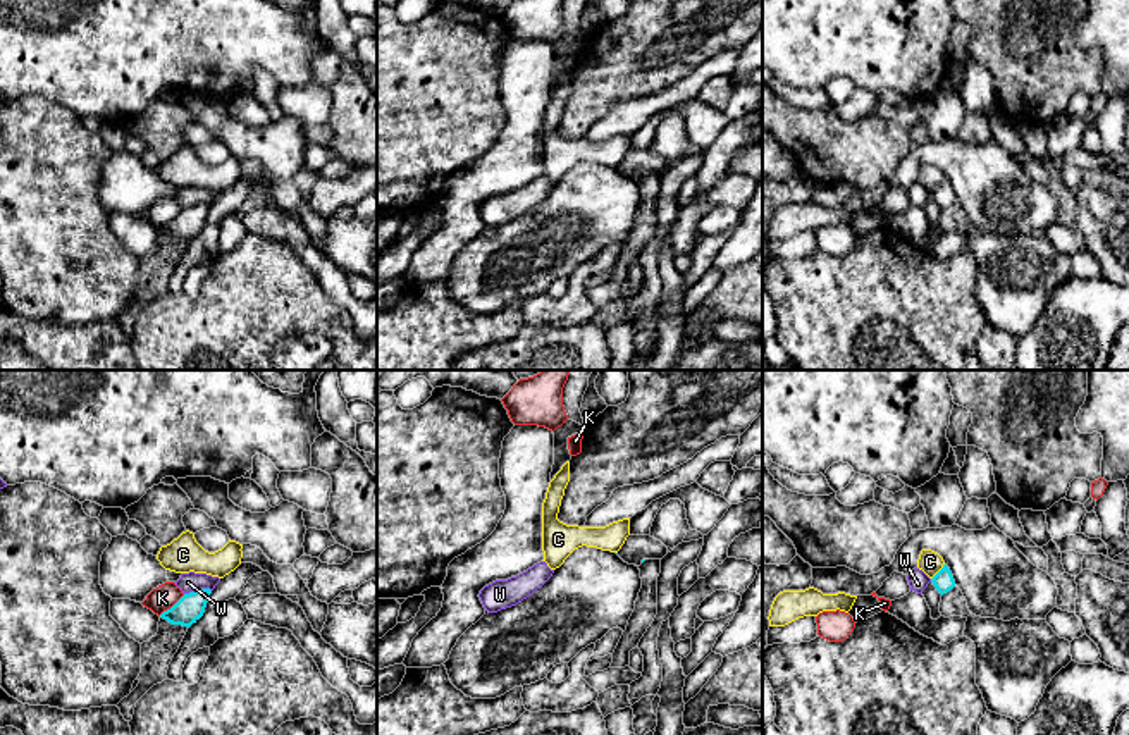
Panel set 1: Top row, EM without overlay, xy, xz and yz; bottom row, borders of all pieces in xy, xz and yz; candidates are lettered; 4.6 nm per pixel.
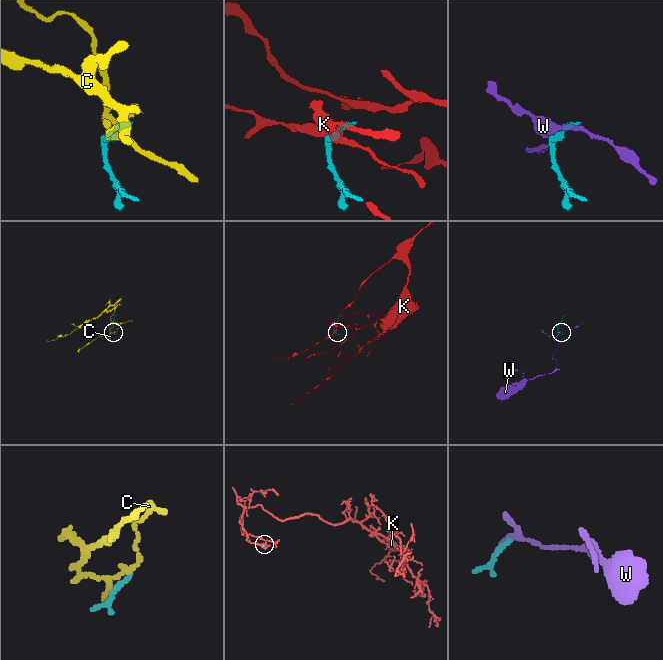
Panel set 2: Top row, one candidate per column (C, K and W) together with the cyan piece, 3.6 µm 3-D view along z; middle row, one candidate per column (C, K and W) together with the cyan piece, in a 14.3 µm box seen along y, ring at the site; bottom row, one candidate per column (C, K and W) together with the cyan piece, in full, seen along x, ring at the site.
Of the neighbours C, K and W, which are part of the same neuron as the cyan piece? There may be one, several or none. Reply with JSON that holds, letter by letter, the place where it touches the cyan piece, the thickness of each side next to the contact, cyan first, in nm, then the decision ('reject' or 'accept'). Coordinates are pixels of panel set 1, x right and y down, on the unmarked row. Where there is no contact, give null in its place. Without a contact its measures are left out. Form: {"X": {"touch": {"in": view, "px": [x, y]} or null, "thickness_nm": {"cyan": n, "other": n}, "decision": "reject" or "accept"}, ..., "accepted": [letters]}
{"C": {"touch": {"in": "yz", "px": [938, 186]}, "thickness_nm": {"cyan": 100, "other": 110}, "decision": "reject"}, "K": {"touch": {"in": "xy", "px": [172, 221]}, "thickness_nm": {"cyan": 130, "other": 120}, "decision": "reject"}, "W": {"touch": {"in": "xy", "px": [197, 205]}, "thickness_nm": {"cyan": 130, "other": 90}, "decision": "reject"}, "accepted": []}

